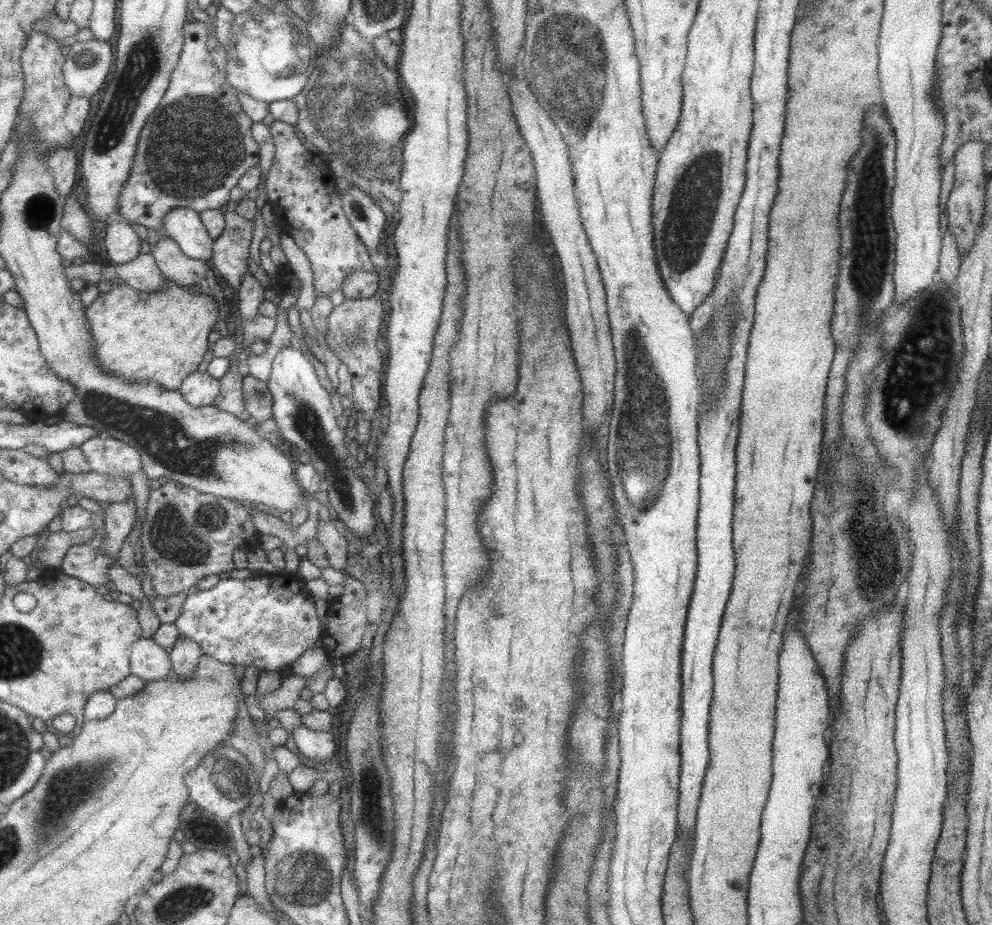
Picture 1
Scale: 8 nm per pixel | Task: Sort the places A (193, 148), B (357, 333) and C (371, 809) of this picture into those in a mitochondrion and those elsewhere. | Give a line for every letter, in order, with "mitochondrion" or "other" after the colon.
A: mitochondrion
B: mitochondrion
C: mitochondrion

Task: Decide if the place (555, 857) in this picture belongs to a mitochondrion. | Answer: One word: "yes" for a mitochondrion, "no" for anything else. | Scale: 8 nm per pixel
no

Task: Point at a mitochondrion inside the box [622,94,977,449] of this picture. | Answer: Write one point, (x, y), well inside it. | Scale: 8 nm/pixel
(917, 370)

